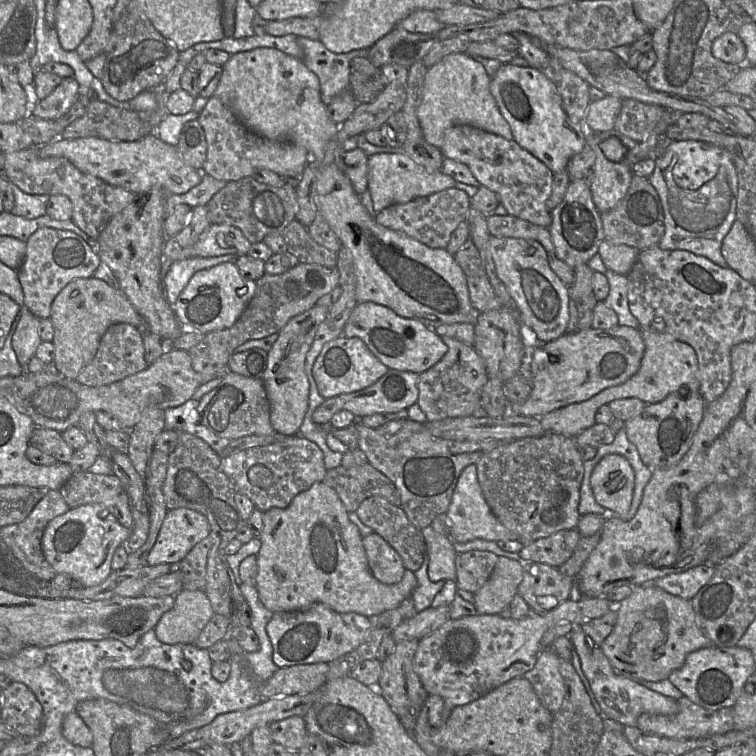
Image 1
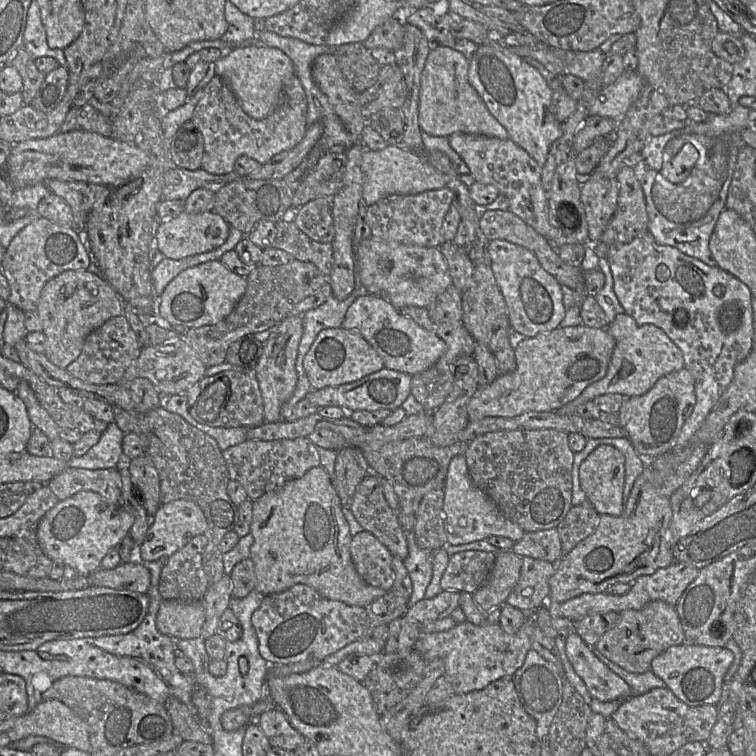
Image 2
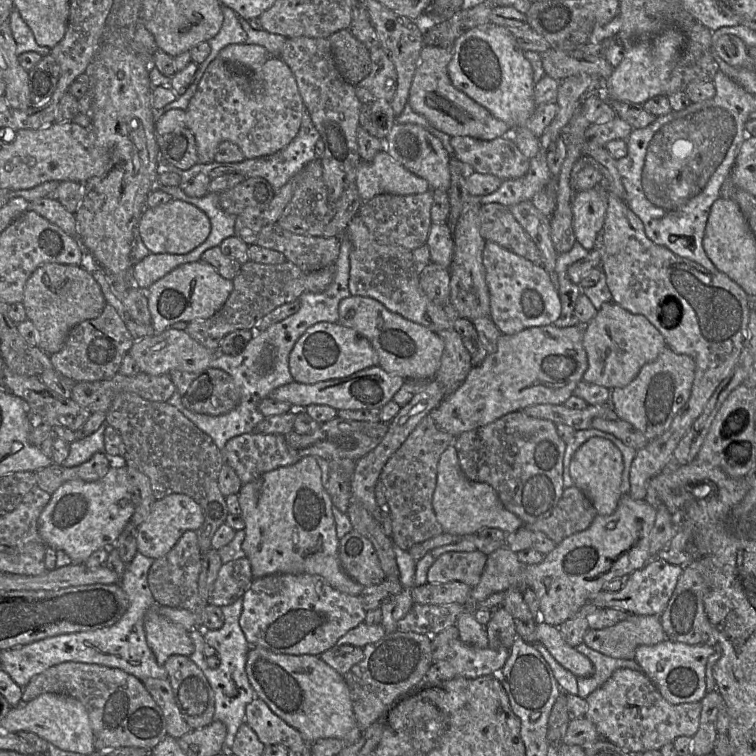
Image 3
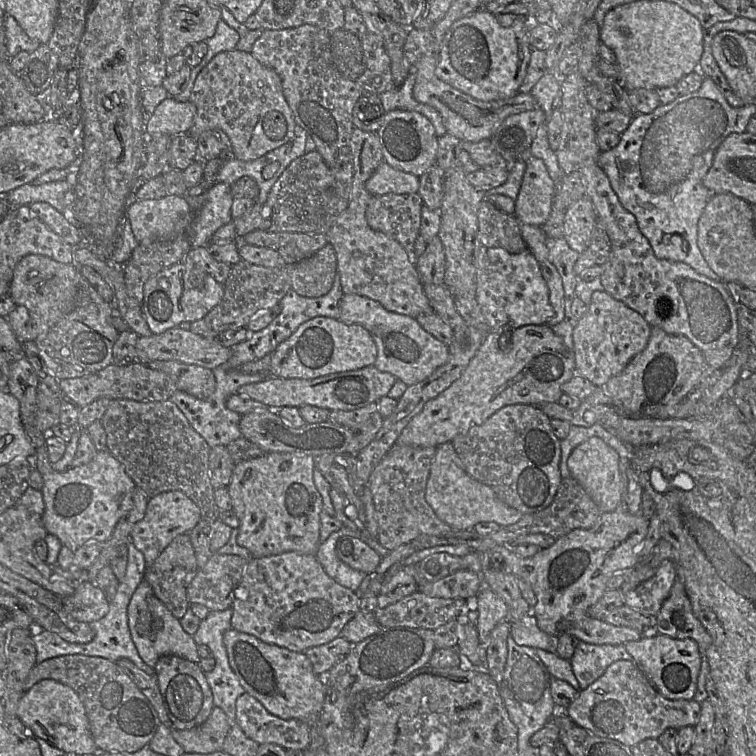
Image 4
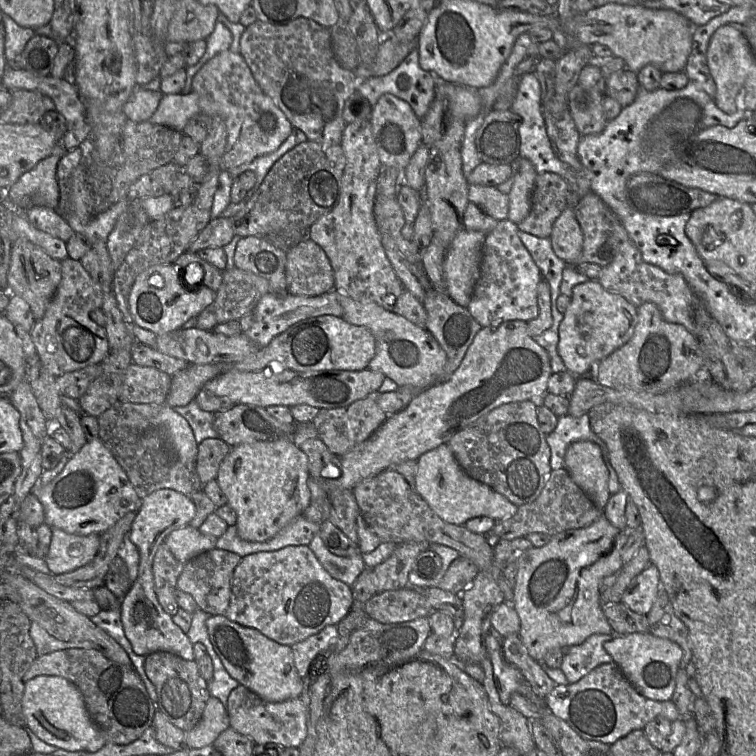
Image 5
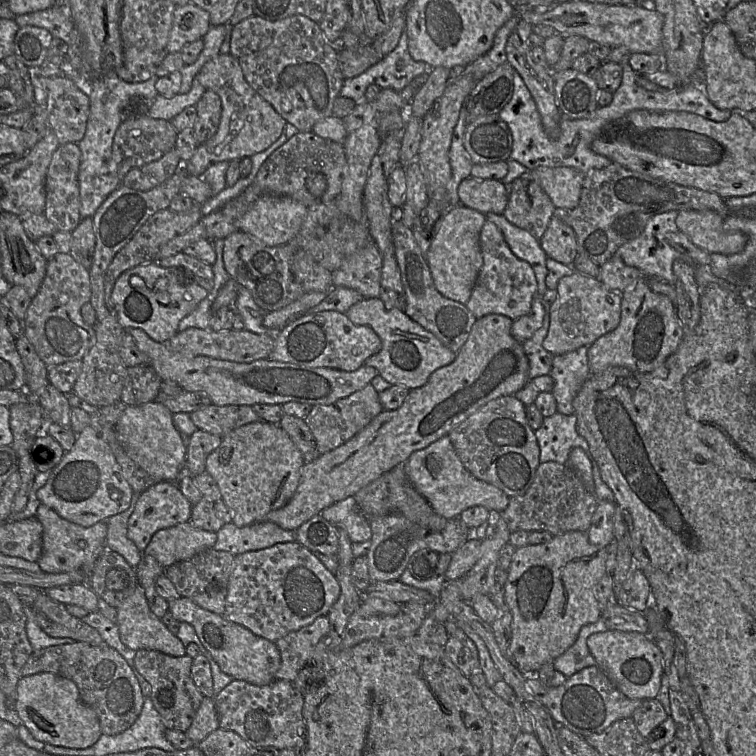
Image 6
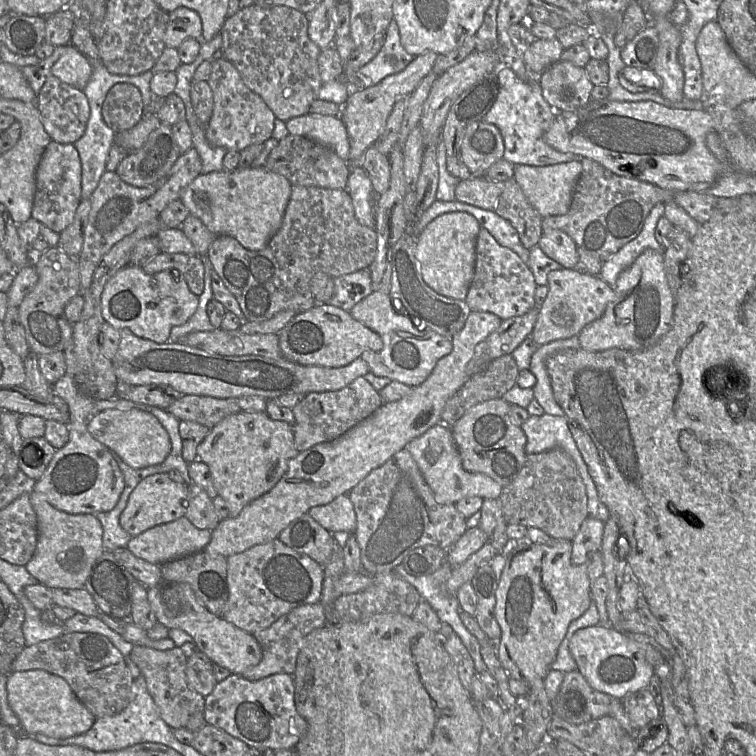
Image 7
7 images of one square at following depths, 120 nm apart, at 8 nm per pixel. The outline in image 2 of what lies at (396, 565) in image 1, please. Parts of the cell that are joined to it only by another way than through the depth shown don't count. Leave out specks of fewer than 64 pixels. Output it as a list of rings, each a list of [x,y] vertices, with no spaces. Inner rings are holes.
[[[367,531],[352,536],[350,554],[357,573],[369,585],[391,591],[393,554]]]

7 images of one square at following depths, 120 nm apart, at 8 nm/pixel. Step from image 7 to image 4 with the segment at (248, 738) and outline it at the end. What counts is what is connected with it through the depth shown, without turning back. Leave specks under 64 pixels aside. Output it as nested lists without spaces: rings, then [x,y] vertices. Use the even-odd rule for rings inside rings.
[[[246,691],[236,700],[236,724],[259,745],[275,743],[286,750],[305,750],[310,744],[310,723],[275,716]]]

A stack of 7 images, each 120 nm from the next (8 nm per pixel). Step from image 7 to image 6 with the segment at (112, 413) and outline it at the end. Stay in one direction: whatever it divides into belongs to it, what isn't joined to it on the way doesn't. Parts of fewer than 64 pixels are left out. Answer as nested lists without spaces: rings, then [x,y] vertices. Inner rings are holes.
[[[156,401],[129,406],[116,424],[117,439],[127,456],[157,481],[175,482],[185,465],[187,448],[173,423],[173,413]]]

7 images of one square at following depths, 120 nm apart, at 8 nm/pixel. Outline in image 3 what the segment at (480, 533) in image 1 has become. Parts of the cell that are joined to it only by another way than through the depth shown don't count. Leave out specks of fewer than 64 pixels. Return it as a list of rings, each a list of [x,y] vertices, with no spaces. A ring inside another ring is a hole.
[[[454,446],[447,447],[440,456],[432,506],[443,531],[453,535],[476,534],[483,527],[498,528],[506,534],[512,534],[524,525],[517,515],[503,506],[492,486],[472,481],[465,476]]]

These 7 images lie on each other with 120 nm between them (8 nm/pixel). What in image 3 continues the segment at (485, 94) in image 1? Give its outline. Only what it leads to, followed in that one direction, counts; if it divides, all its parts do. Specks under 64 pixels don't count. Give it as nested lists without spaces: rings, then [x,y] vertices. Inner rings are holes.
[[[426,45],[423,47],[409,91],[408,104],[412,110],[450,137],[468,136],[480,140],[493,140],[510,135],[510,129],[505,122],[494,117],[489,110],[454,87],[447,70],[451,58],[451,48]]]

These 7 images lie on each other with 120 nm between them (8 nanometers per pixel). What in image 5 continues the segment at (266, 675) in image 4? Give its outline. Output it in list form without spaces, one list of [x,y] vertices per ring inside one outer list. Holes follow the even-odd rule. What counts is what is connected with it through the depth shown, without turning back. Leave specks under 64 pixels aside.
[[[210,615],[206,627],[225,669],[239,684],[270,702],[303,697],[306,684],[295,667],[292,647],[268,638],[255,628],[233,622],[225,615]]]

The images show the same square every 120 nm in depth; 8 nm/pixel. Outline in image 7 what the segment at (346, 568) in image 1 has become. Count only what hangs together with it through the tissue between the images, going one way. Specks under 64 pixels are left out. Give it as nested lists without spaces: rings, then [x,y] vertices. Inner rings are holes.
[[[241,411],[224,418],[215,425],[197,447],[197,459],[206,463],[217,493],[225,500],[230,517],[237,517],[253,500],[270,491],[288,469],[289,461],[299,451],[295,448],[292,426],[271,419],[266,412]]]

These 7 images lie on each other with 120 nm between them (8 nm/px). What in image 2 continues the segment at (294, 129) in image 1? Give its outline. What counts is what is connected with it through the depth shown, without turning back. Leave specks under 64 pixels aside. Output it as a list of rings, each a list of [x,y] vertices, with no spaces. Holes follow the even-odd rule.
[[[265,45],[238,46],[214,64],[216,75],[234,93],[242,110],[256,120],[266,118],[278,107],[284,83],[295,75],[291,59],[278,48]]]

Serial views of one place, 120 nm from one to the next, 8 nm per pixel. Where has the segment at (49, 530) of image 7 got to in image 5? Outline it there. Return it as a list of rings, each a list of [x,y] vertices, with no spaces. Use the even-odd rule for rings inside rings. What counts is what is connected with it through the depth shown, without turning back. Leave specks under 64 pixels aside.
[[[51,528],[49,550],[44,558],[52,575],[73,571],[89,563],[96,555],[100,535],[69,534],[59,528]]]

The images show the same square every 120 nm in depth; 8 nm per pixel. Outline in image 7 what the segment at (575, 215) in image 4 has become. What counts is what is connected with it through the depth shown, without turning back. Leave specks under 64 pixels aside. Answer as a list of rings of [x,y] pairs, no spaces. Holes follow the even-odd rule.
[[[551,229],[543,231],[538,242],[540,249],[562,267],[574,269],[578,265],[577,245],[564,231]]]

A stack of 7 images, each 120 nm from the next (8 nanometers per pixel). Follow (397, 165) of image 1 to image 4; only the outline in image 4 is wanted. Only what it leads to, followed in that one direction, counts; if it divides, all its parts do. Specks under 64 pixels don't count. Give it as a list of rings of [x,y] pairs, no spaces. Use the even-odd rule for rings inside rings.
[[[382,161],[365,187],[372,195],[411,194],[418,191],[419,177],[397,170]]]

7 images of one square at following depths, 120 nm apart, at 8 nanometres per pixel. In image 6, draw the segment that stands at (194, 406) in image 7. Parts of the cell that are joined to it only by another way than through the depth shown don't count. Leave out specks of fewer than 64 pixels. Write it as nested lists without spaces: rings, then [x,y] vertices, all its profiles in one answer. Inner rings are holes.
[[[209,404],[190,413],[190,417],[198,429],[220,437],[243,425],[261,420],[249,405]]]

